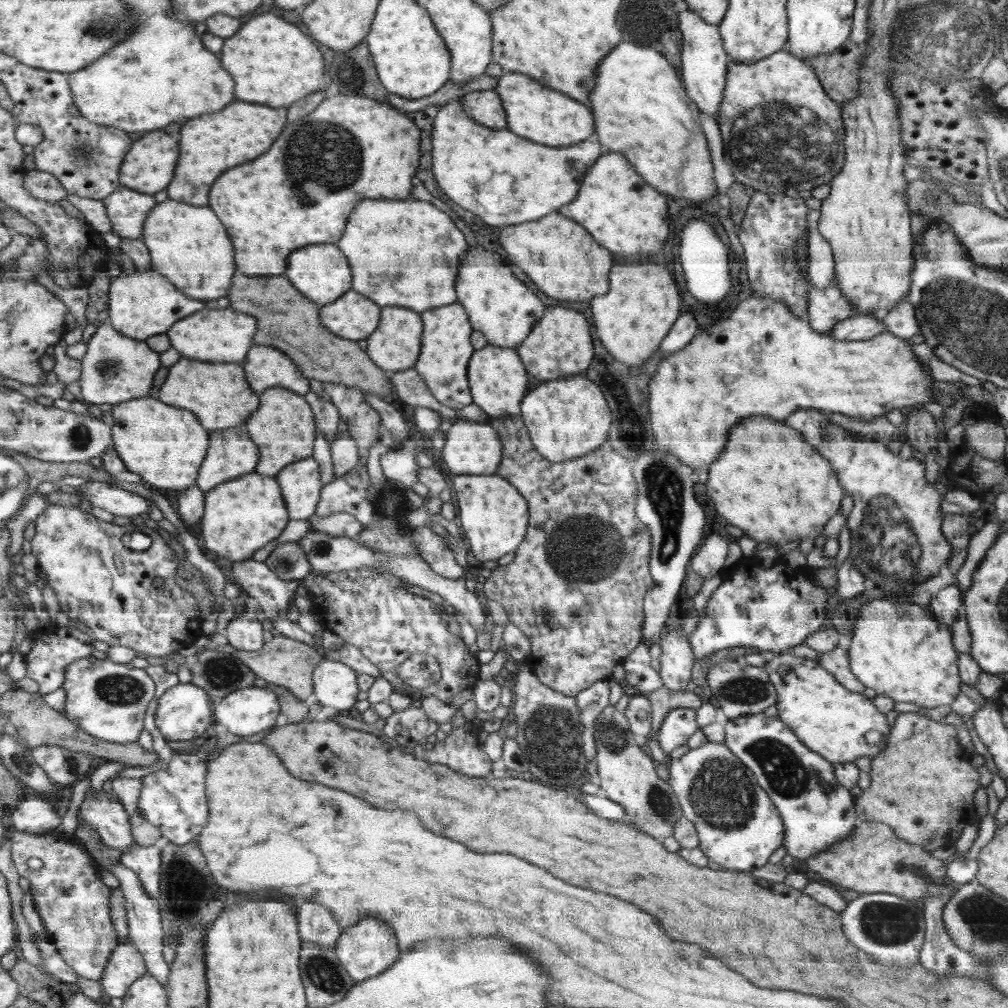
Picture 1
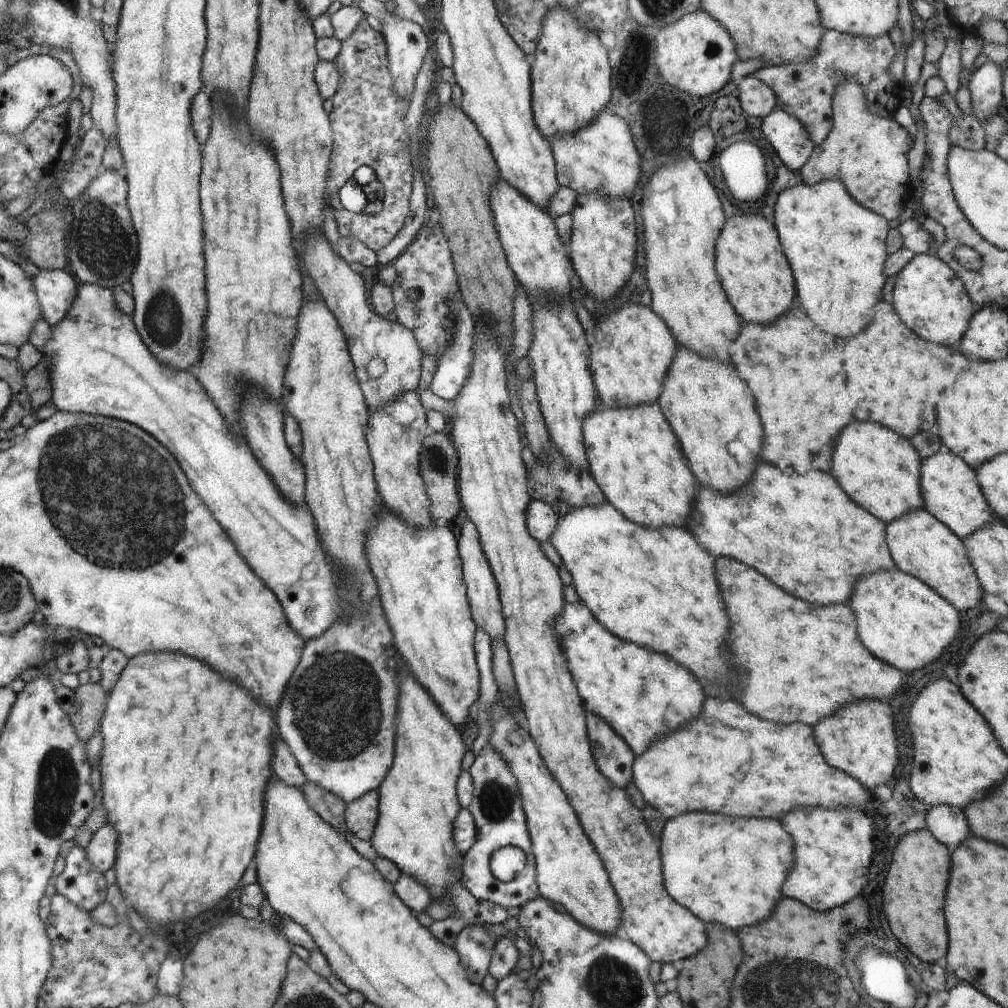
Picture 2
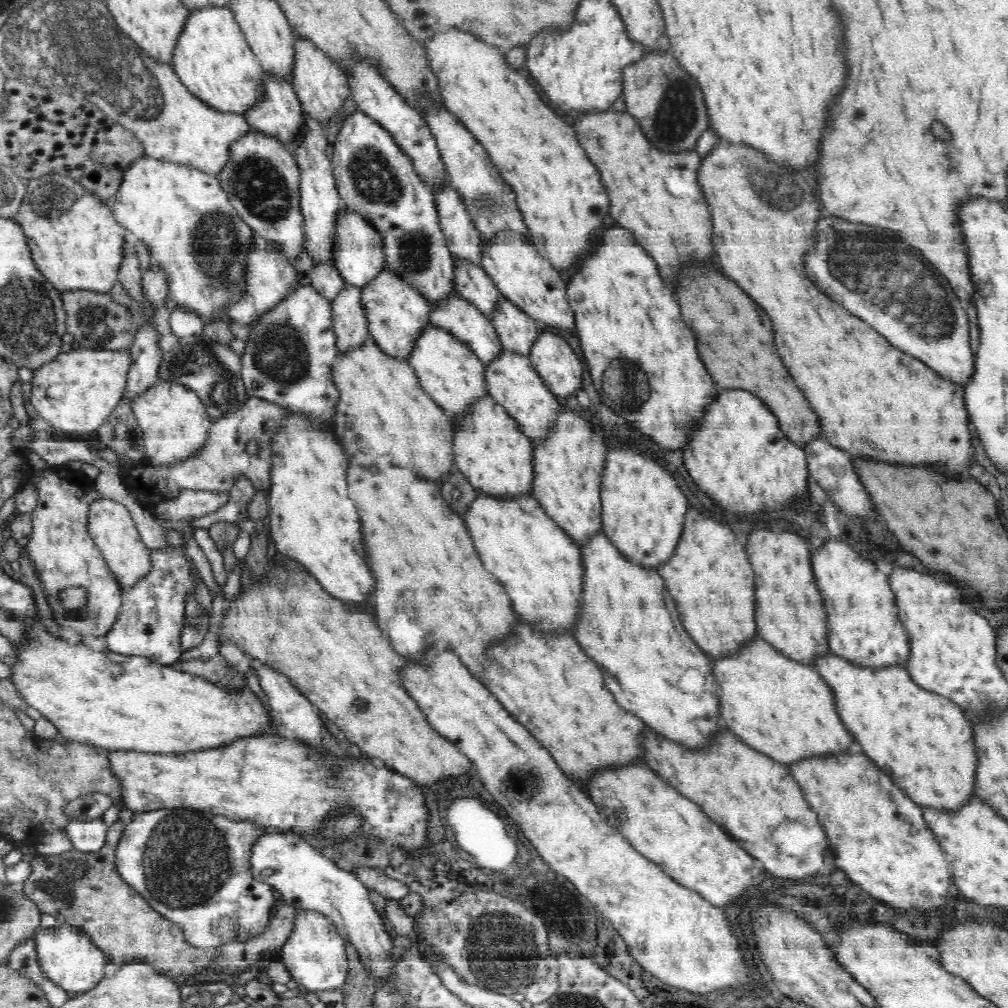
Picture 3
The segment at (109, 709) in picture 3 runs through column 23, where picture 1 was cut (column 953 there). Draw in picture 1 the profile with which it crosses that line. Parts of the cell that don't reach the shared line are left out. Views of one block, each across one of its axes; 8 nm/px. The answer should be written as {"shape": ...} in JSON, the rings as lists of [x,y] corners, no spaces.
{"shape":[[[892,597],[874,599],[862,605],[862,610],[858,610],[856,626],[850,640],[851,670],[860,681],[877,694],[890,696],[898,702],[912,702],[922,708],[936,708],[942,704],[952,705],[960,686],[959,654],[954,648],[949,626],[935,618],[926,606],[922,607],[912,602],[898,602]]]}

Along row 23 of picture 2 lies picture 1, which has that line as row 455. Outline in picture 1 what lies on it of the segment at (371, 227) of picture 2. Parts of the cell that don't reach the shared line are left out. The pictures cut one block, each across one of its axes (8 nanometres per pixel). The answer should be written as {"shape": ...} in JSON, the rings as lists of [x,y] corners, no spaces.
{"shape":[[[323,382],[323,388],[330,398],[333,406],[339,411],[339,417],[342,417],[347,423],[348,436],[354,442],[354,450],[358,453],[358,466],[354,466],[348,474],[344,474],[344,480],[357,490],[362,490],[364,493],[368,492],[368,474],[366,474],[366,468],[364,468],[364,462],[368,458],[368,448],[372,442],[376,442],[380,438],[378,434],[378,428],[380,428],[380,416],[378,412],[370,405],[364,402],[364,391],[359,388],[354,388],[342,383]]]}

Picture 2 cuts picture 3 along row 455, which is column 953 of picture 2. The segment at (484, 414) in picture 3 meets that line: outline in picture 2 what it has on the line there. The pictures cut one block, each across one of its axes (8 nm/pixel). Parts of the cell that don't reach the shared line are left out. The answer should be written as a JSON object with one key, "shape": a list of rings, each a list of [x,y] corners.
{"shape":[[[936,452],[934,456],[923,460],[922,488],[924,509],[945,523],[957,536],[966,540],[987,524],[996,524],[999,517],[991,504],[984,498],[975,469],[968,466],[963,458],[951,452]]]}

